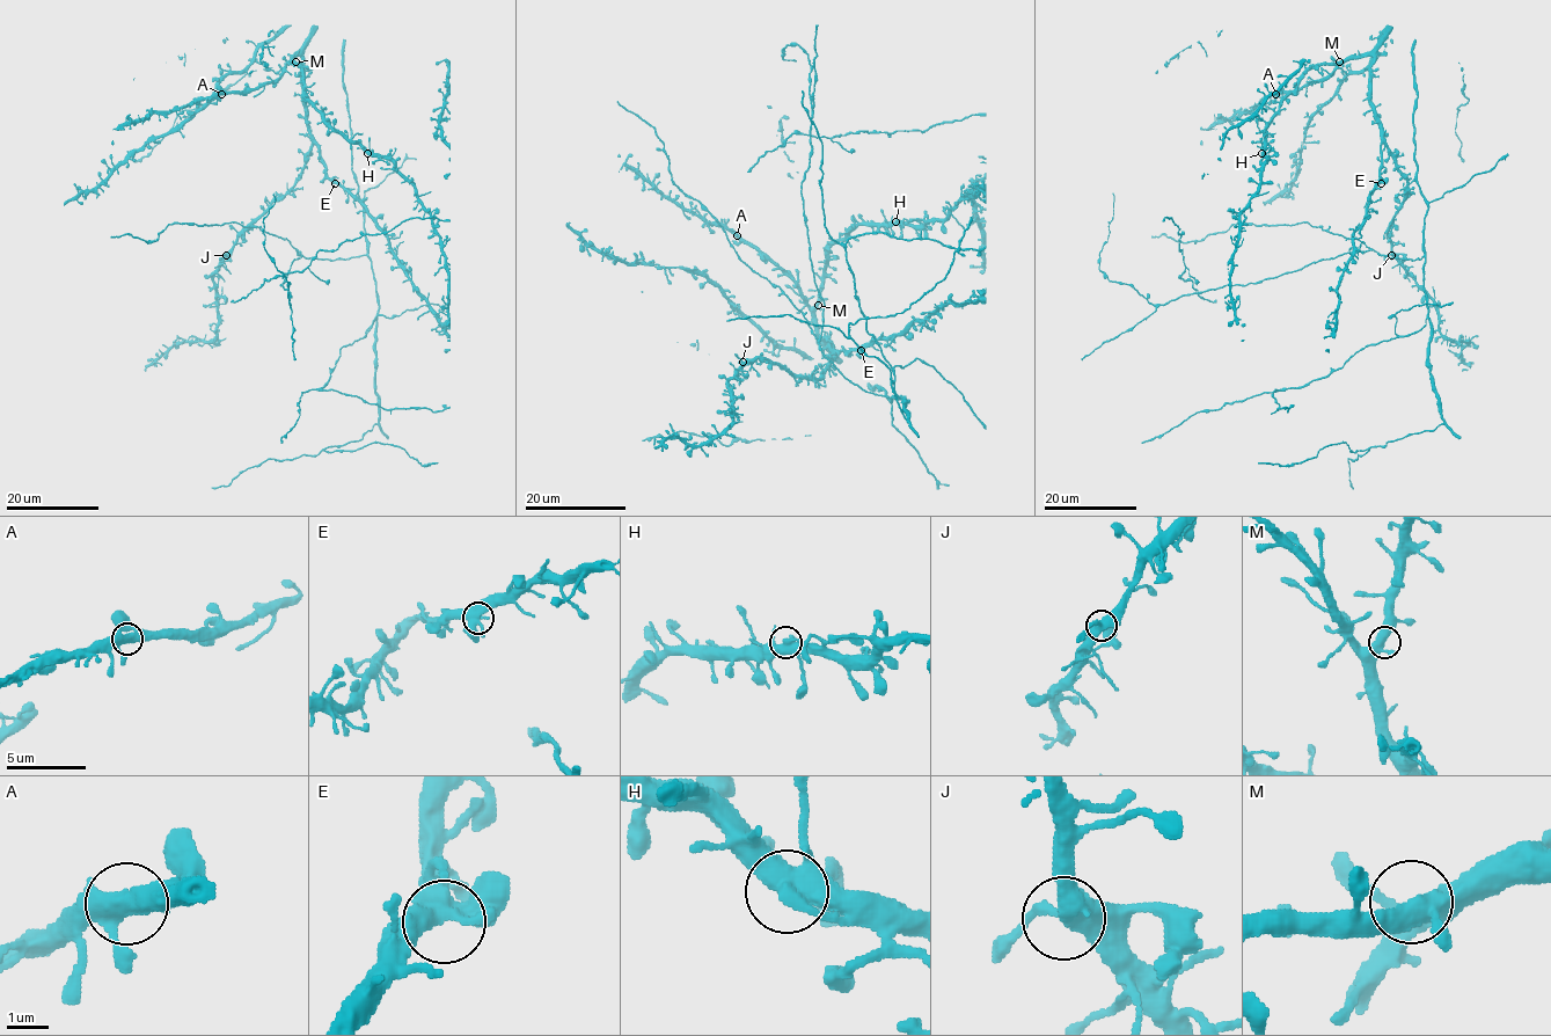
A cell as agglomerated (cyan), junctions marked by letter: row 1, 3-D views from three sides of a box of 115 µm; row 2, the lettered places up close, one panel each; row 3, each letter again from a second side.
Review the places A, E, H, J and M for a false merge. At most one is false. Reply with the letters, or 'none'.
none

